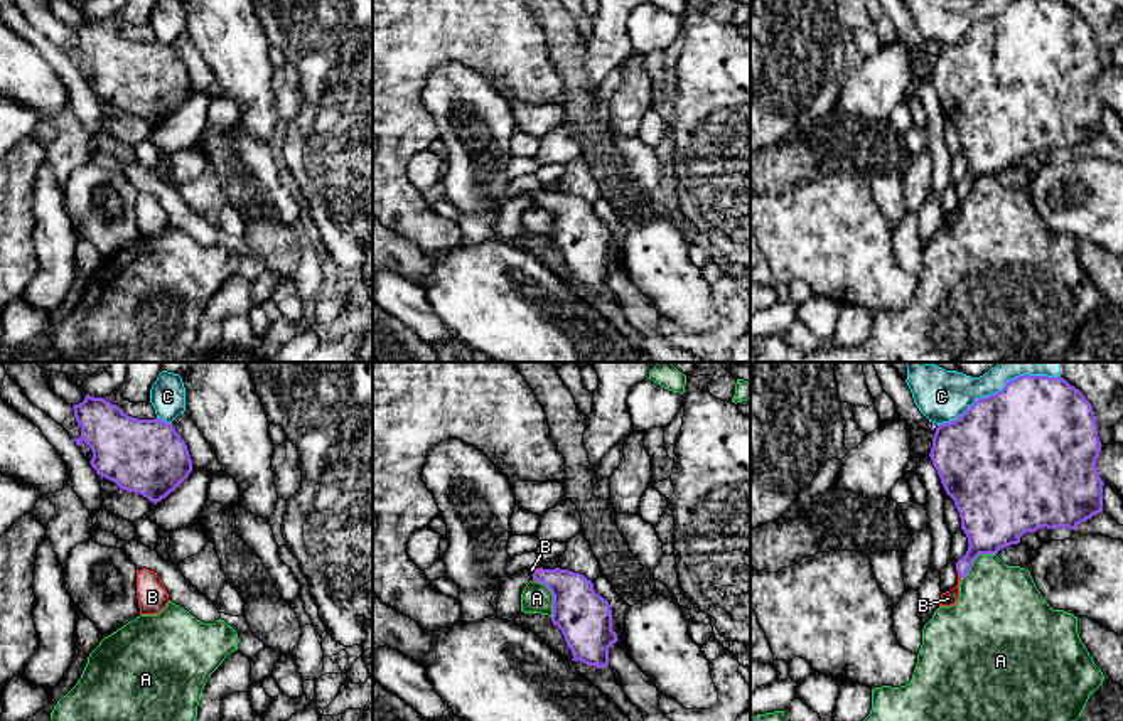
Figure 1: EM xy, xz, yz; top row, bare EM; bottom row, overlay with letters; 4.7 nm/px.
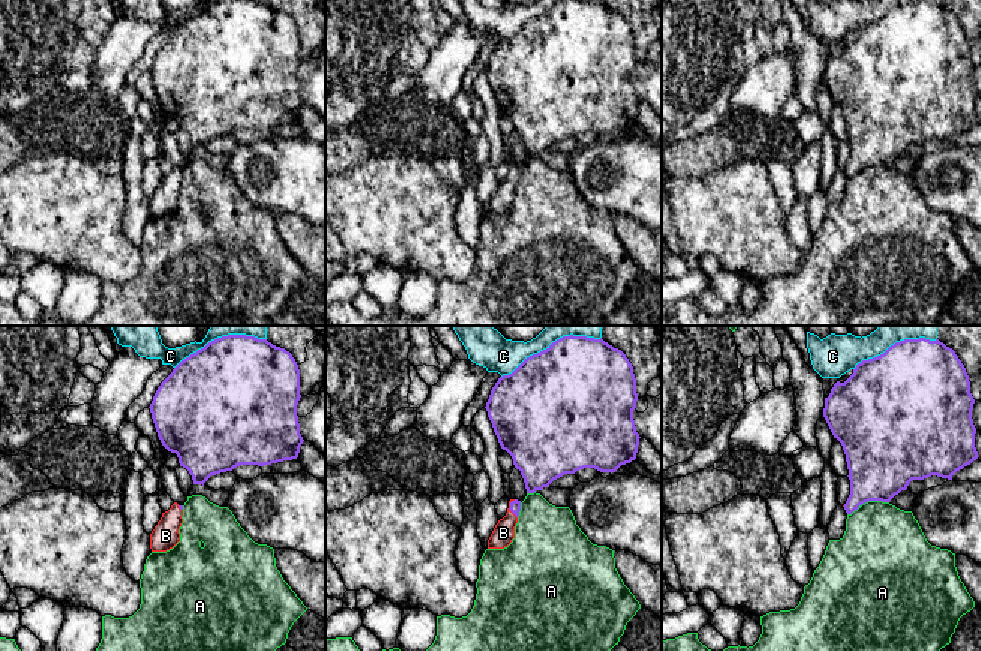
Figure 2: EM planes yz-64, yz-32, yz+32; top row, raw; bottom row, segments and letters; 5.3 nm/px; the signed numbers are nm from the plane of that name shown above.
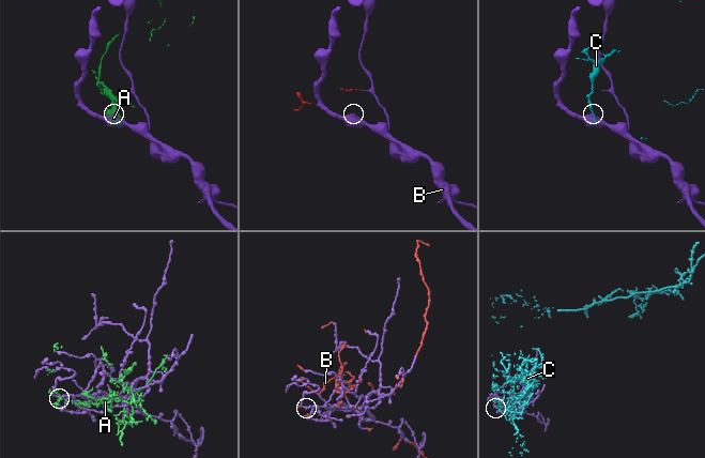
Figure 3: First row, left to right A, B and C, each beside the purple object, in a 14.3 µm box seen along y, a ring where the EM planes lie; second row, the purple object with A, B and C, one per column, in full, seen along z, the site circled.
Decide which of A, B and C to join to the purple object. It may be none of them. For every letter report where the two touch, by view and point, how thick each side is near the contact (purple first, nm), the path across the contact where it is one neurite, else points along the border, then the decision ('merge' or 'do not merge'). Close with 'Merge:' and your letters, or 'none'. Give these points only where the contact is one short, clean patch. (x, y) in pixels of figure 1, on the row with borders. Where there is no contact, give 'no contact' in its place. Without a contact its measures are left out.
A: meets purple in yz at (975, 558); 340 nm thick on the purple side, 380 nm on the other; border along yz (995, 553), (982, 553), (961, 578); do not merge
B: meets purple in yz at (960, 575); 200 nm thick on the purple side, 70 nm on the other; merge
C: meets purple in yz at (999, 391); 500 nm thick on the purple side, 240 nm on the other; do not merge
Merge: B

